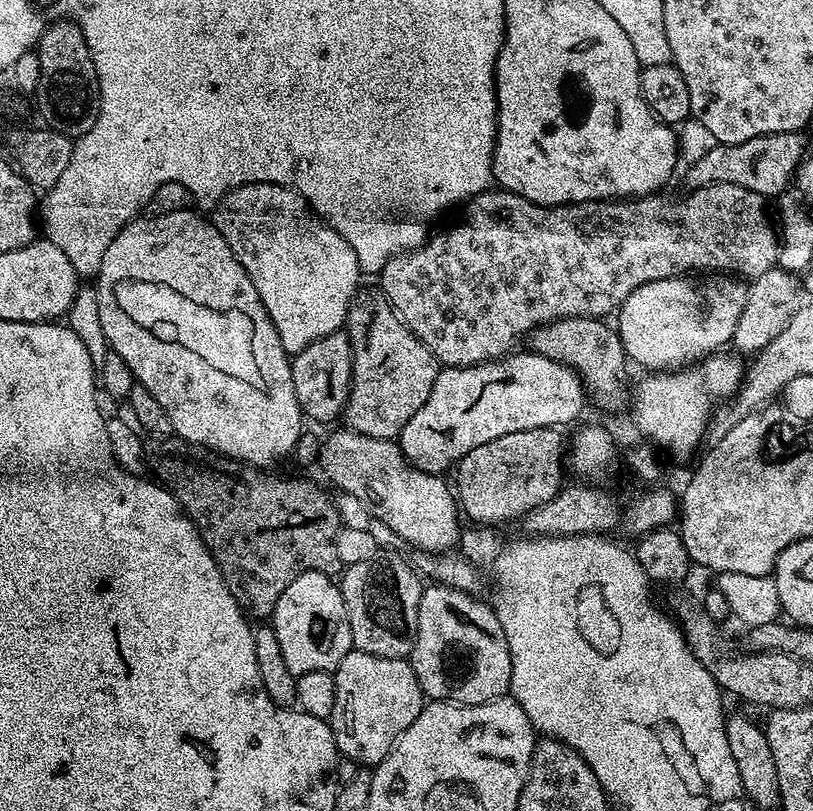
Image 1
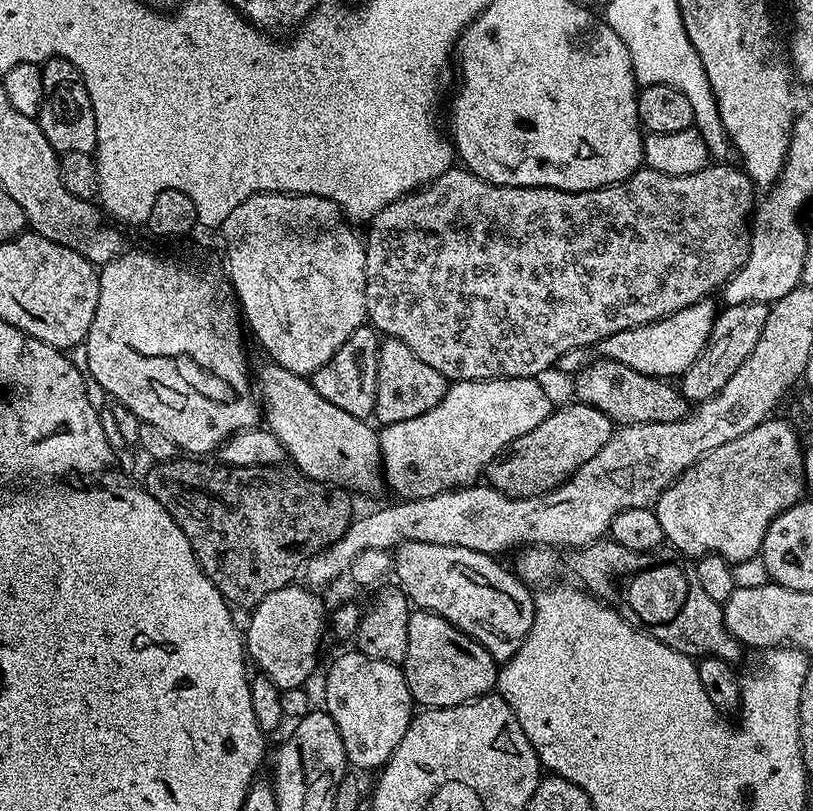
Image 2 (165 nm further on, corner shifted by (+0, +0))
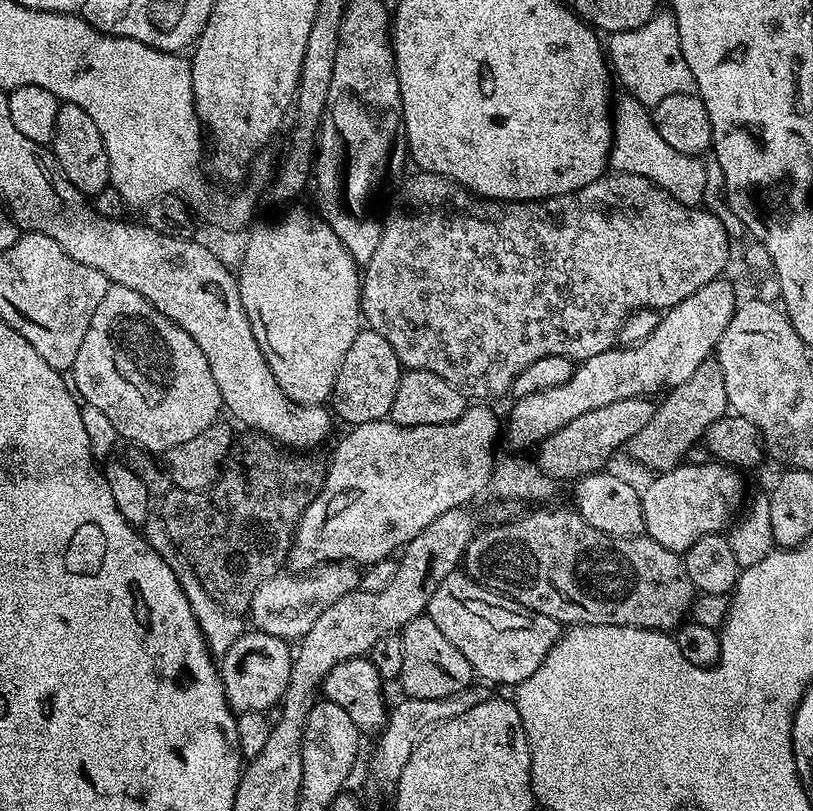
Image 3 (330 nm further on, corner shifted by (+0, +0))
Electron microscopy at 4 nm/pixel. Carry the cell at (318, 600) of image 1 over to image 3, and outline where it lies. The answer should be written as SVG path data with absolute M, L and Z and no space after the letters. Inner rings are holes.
M243 631L218 664L224 697L233 713L246 710L264 712L268 707L279 704L286 682L290 682L293 655L294 648L289 641L265 632Z

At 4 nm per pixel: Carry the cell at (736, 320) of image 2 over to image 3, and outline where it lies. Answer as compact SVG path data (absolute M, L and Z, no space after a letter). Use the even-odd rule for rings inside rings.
M712 358L704 360L702 366L698 366L686 382L682 382L682 386L671 389L661 400L664 401L659 401L654 418L650 418L645 428L634 434L626 445L626 452L638 463L653 468L651 471L656 474L669 472L681 463L687 457L684 455L703 441L706 430L710 430L710 426L714 426L714 422L718 422L718 418L726 415L730 408L723 372Z

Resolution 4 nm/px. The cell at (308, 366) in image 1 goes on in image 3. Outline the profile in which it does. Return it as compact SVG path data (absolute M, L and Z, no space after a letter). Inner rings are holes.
M371 330L360 331L354 342L350 342L346 358L342 358L338 378L332 387L331 411L339 419L341 416L348 426L389 419L394 406L394 394L398 394L401 371L402 365L398 354L394 354L394 346L390 346L382 334Z

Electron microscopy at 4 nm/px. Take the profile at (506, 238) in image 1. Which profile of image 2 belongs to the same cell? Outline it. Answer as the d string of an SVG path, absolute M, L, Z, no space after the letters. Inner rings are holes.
M712 162L708 167L698 170L694 174L682 174L681 176L671 176L670 174L662 174L653 168L642 166L630 178L626 178L617 184L611 184L605 188L598 190L590 190L589 192L563 192L562 190L554 190L553 188L511 188L505 184L488 184L485 180L480 180L472 172L463 166L453 166L446 174L442 174L437 180L432 180L425 184L423 188L417 188L415 192L409 192L400 200L396 200L392 204L387 204L384 209L377 212L367 225L368 236L364 240L364 253L366 254L366 310L368 311L367 319L370 321L371 327L375 328L377 333L383 334L385 337L397 340L398 342L406 342L406 346L410 346L410 350L414 350L414 354L418 354L418 358L422 358L422 362L426 362L426 366L434 366L434 370L438 370L438 374L442 374L444 379L449 382L457 380L498 380L504 378L536 378L544 372L548 367L555 365L562 354L566 354L566 350L574 350L575 348L586 348L595 346L600 340L610 338L614 334L618 334L622 330L630 330L637 328L643 324L653 324L655 320L661 320L664 316L674 314L678 310L682 310L686 306L690 306L694 302L711 297L712 291L719 289L726 283L733 274L741 268L746 262L748 251L750 250L750 242L752 241L752 225L746 214L753 214L754 199L752 200L752 192L754 193L754 185L751 179L739 167L731 168L728 162Z

